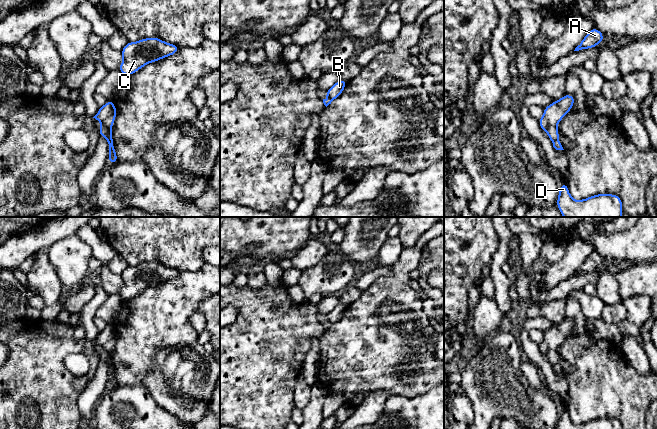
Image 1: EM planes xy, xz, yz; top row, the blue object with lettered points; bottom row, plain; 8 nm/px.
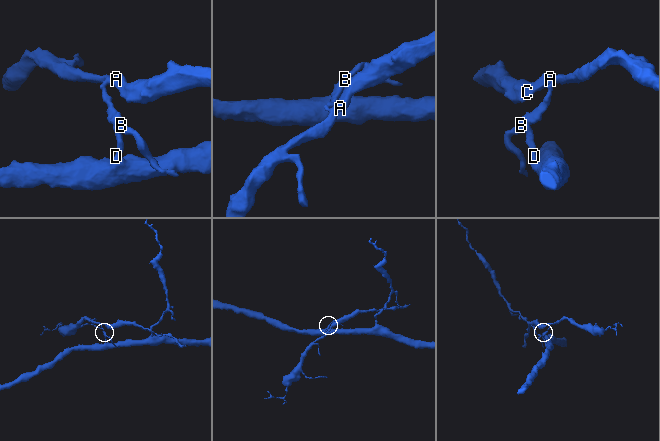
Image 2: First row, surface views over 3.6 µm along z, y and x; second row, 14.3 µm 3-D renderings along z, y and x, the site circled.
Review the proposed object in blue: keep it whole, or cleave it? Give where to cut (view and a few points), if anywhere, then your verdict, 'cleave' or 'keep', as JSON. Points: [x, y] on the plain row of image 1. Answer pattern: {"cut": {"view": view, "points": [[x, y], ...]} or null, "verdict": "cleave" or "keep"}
{"cut": {"view": "xy", "points": [[102, 348], [112, 363]]}, "verdict": "cleave"}

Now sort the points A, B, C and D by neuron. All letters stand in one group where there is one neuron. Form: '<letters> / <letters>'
A B C / D

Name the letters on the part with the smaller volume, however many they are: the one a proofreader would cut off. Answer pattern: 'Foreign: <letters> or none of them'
Foreign: A, B, C

